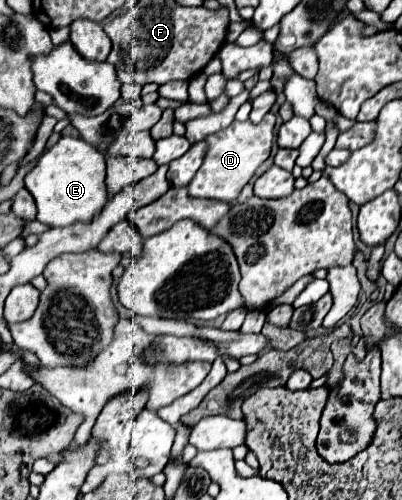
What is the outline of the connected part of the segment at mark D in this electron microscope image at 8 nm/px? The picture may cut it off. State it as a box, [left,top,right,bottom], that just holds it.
[188,112,276,202]

